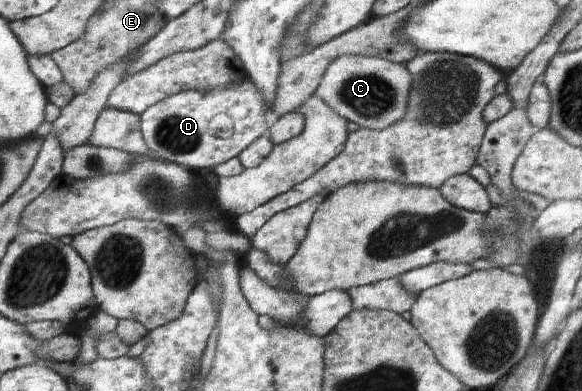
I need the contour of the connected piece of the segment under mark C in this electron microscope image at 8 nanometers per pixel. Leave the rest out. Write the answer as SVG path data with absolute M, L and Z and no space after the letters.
M346 54L330 63L315 92L346 121L382 131L407 114L411 85L412 74L406 65L376 56Z

